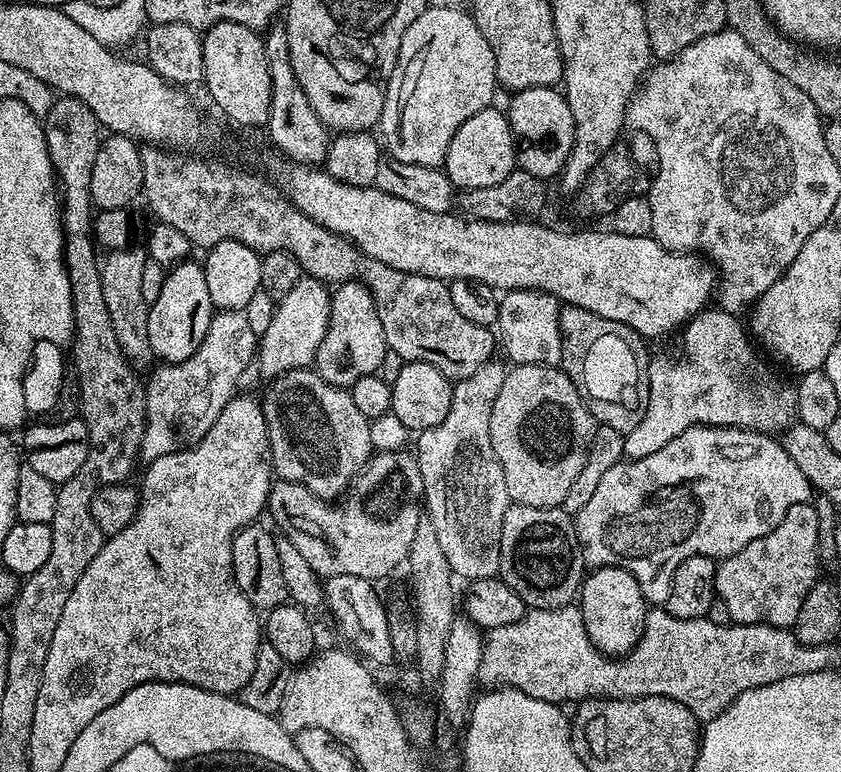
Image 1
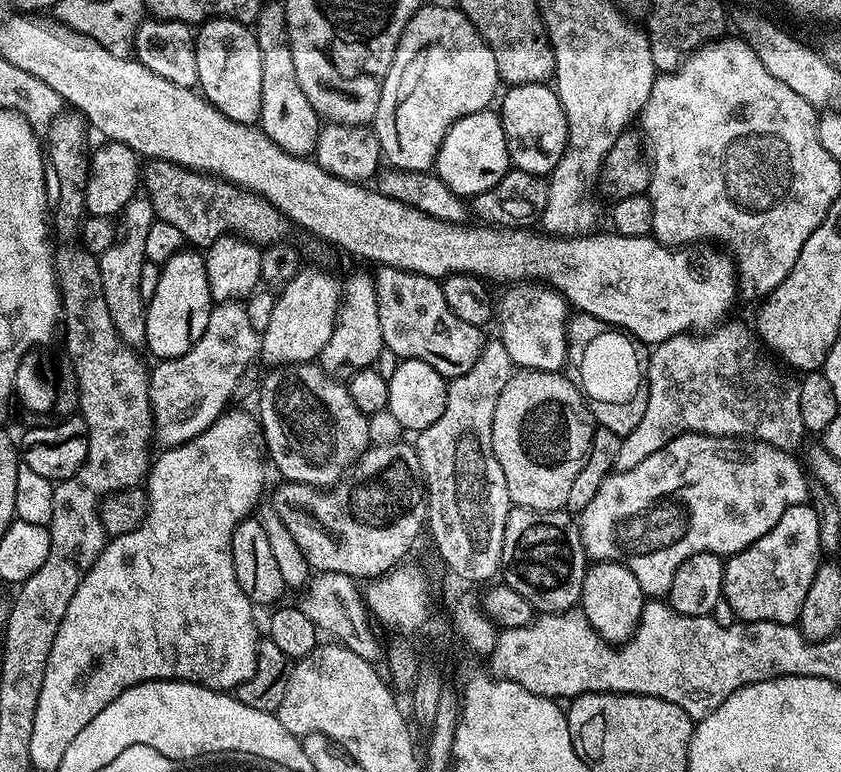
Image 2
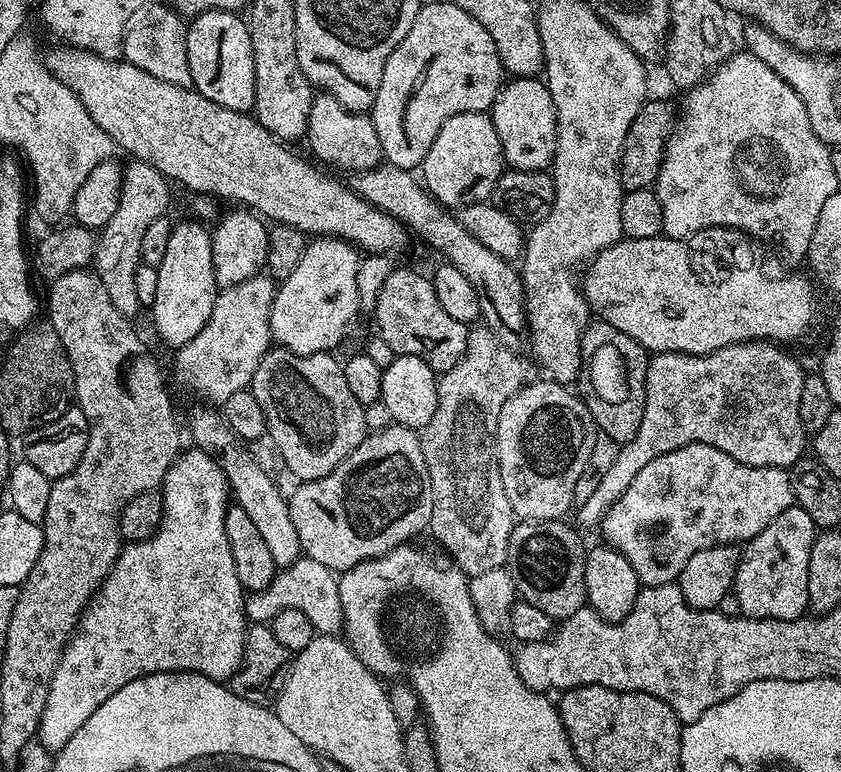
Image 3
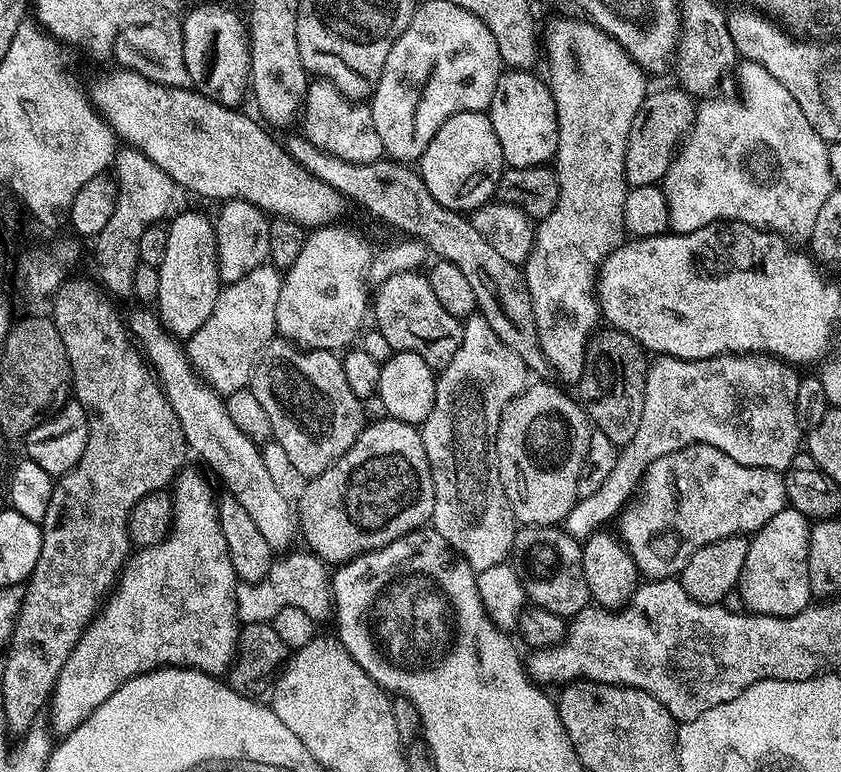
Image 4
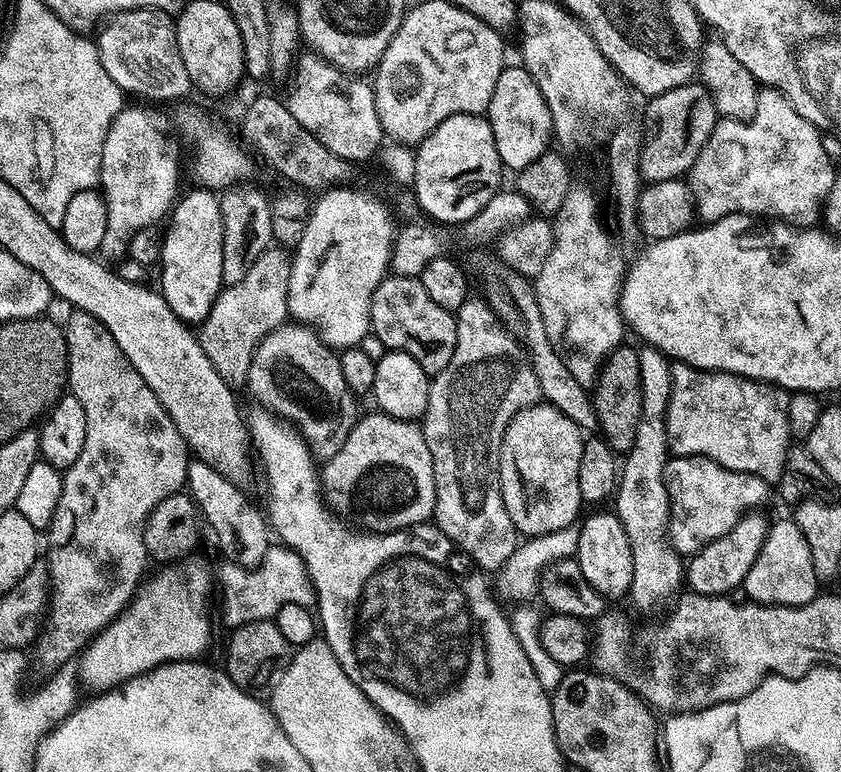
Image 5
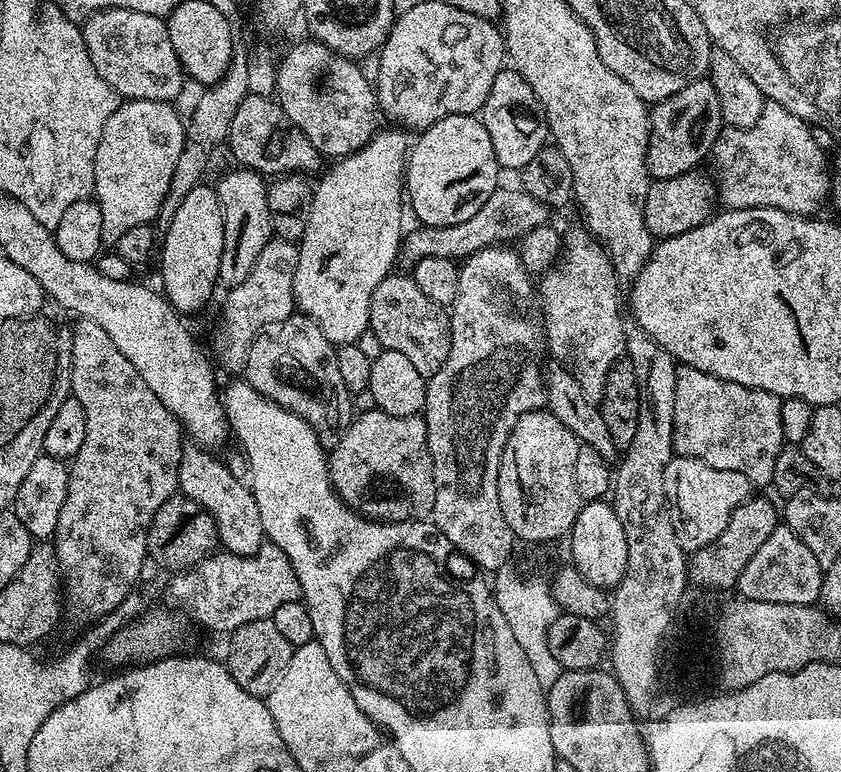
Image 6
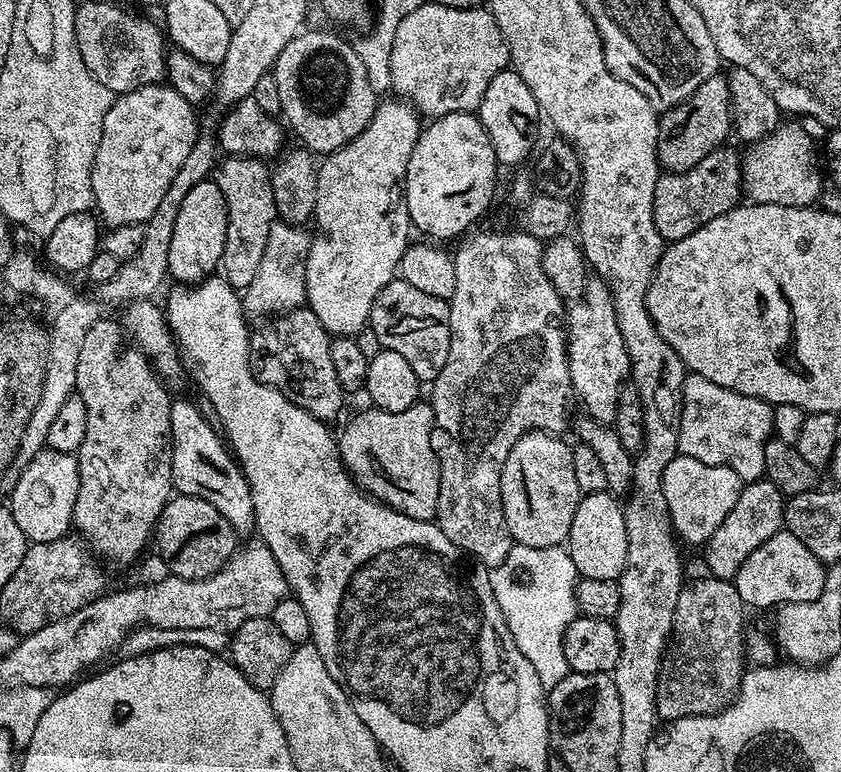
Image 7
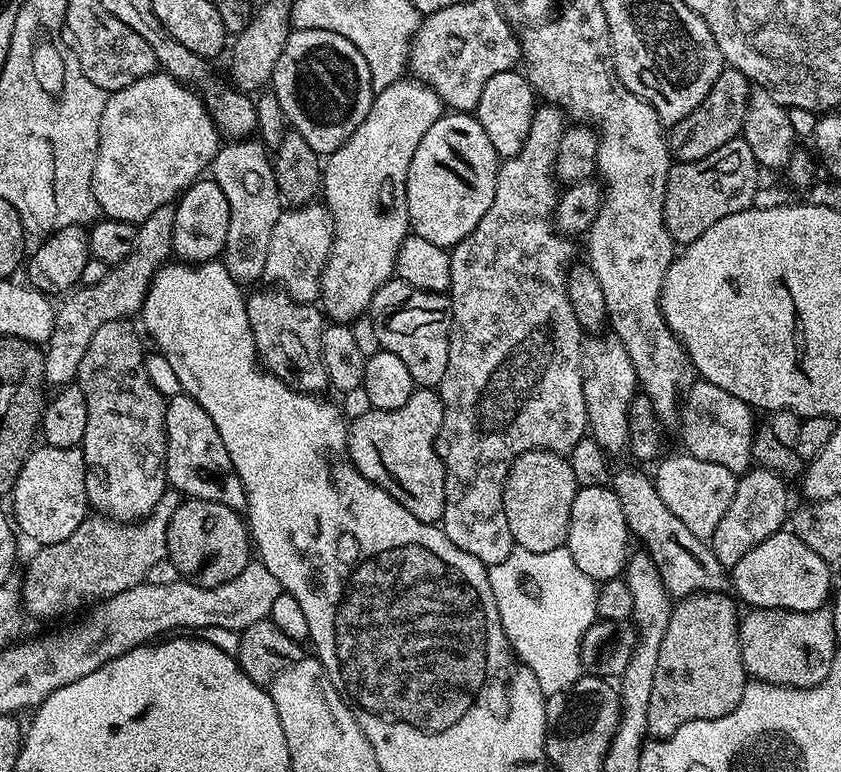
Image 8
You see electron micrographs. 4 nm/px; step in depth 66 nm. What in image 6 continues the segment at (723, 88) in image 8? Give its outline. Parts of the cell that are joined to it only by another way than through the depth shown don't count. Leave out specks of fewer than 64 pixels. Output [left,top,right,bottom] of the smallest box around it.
[646,78,722,180]

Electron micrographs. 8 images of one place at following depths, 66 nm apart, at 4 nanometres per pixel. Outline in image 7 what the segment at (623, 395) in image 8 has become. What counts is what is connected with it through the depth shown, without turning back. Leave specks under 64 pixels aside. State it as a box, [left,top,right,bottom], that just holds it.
[566,278,630,425]

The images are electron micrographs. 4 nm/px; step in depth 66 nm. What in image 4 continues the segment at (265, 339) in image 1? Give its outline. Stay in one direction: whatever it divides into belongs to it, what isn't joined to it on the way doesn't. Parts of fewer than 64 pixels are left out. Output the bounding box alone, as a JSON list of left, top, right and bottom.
[277,222,373,350]

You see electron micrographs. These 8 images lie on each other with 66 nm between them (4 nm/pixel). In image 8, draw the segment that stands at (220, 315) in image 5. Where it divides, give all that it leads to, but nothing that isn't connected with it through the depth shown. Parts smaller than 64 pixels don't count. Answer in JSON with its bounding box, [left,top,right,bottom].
[263,203,333,304]

